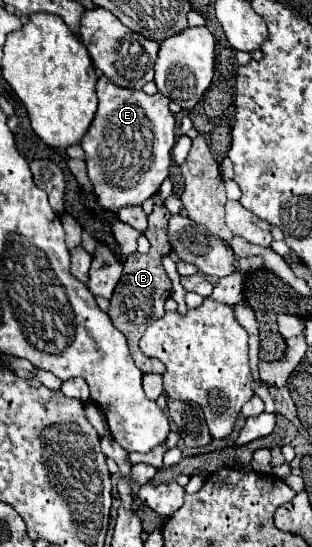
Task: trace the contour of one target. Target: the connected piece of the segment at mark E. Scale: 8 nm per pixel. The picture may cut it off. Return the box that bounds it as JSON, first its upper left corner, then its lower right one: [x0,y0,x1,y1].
[81,76,175,214]

